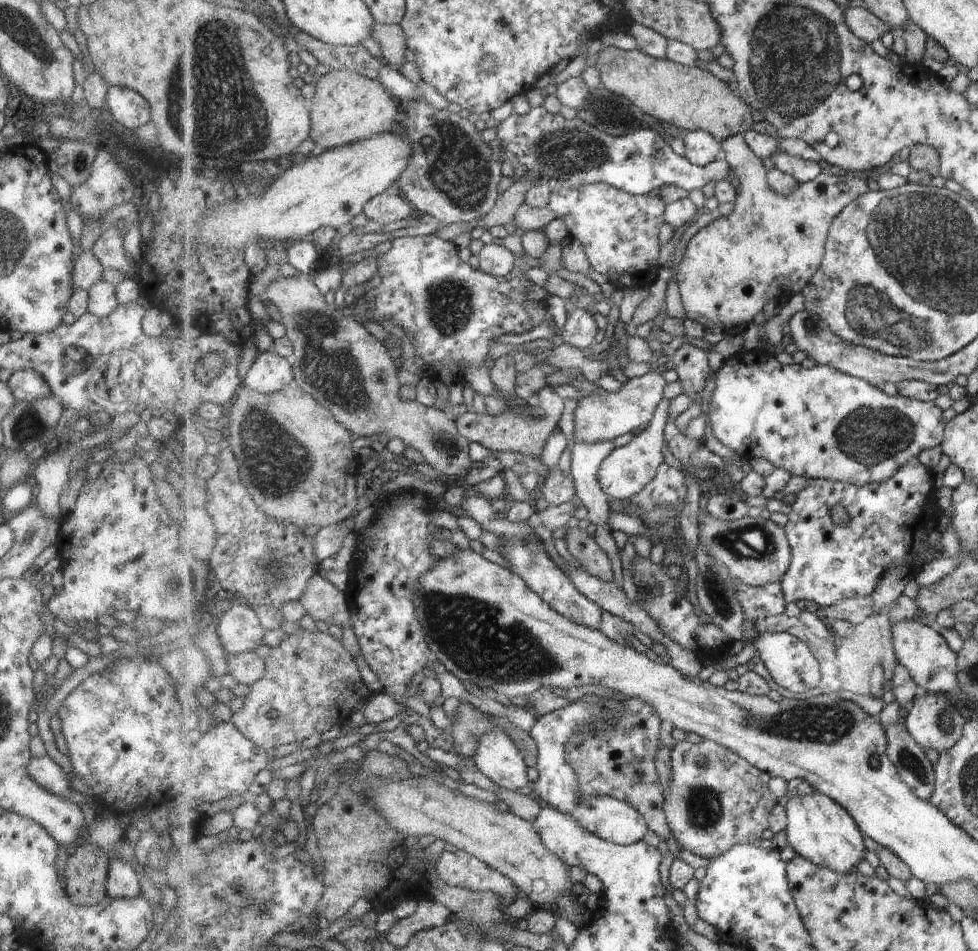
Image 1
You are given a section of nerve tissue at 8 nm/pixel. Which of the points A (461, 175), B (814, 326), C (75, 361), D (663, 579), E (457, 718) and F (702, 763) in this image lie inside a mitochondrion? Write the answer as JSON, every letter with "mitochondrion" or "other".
{"A":"mitochondrion","B":"mitochondrion","C":"mitochondrion","D":"mitochondrion","E":"other","F":"mitochondrion"}

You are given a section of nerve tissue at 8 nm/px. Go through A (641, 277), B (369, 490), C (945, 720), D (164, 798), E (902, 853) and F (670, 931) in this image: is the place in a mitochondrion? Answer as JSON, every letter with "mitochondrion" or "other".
{"A":"other","B":"other","C":"mitochondrion","D":"other","E":"other","F":"other"}

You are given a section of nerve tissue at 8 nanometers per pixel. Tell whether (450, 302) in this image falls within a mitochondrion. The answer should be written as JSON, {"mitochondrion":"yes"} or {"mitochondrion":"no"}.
{"mitochondrion":"yes"}

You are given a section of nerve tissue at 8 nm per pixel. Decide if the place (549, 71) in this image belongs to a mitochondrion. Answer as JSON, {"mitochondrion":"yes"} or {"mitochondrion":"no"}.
{"mitochondrion":"no"}

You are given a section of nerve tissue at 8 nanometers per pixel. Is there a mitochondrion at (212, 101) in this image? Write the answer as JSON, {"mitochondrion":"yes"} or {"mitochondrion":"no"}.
{"mitochondrion":"yes"}

